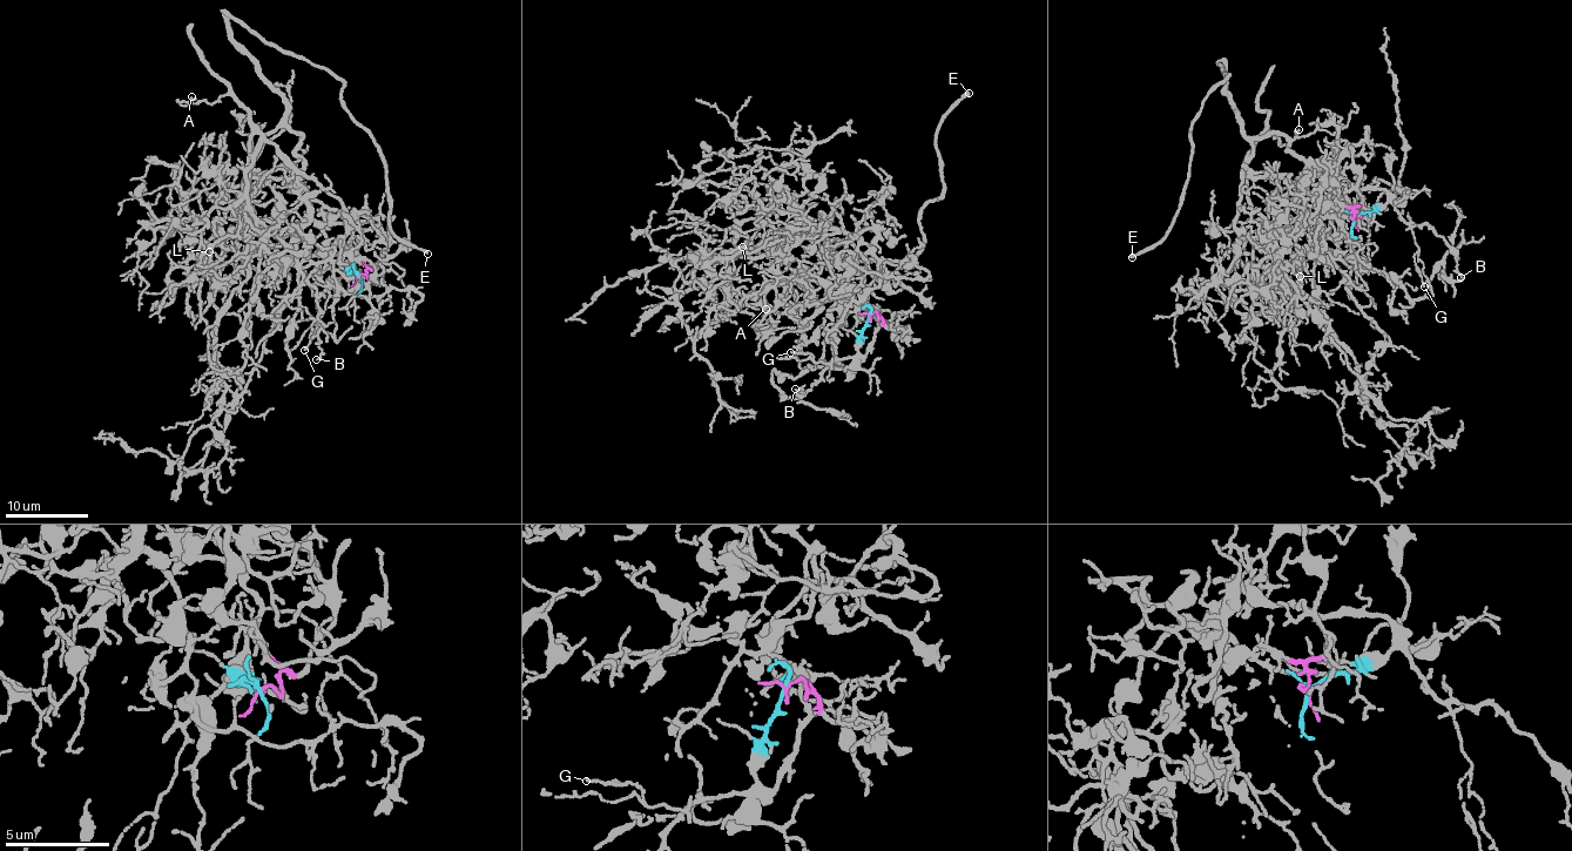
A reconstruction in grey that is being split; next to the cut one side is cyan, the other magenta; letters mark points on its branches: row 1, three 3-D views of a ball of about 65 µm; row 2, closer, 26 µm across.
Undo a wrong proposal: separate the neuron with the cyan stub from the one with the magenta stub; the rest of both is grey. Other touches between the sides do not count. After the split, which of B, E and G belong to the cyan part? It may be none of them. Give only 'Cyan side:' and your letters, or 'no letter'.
Cyan side: B, E, G

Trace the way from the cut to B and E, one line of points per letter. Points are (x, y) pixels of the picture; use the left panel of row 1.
B: (358, 276), (349, 270), (317, 303), (316, 335), (321, 355), (317, 359)
E: (358, 276), (359, 242), (297, 181), (299, 134), (228, 15), (344, 86), (384, 162), (391, 231), (427, 254)

